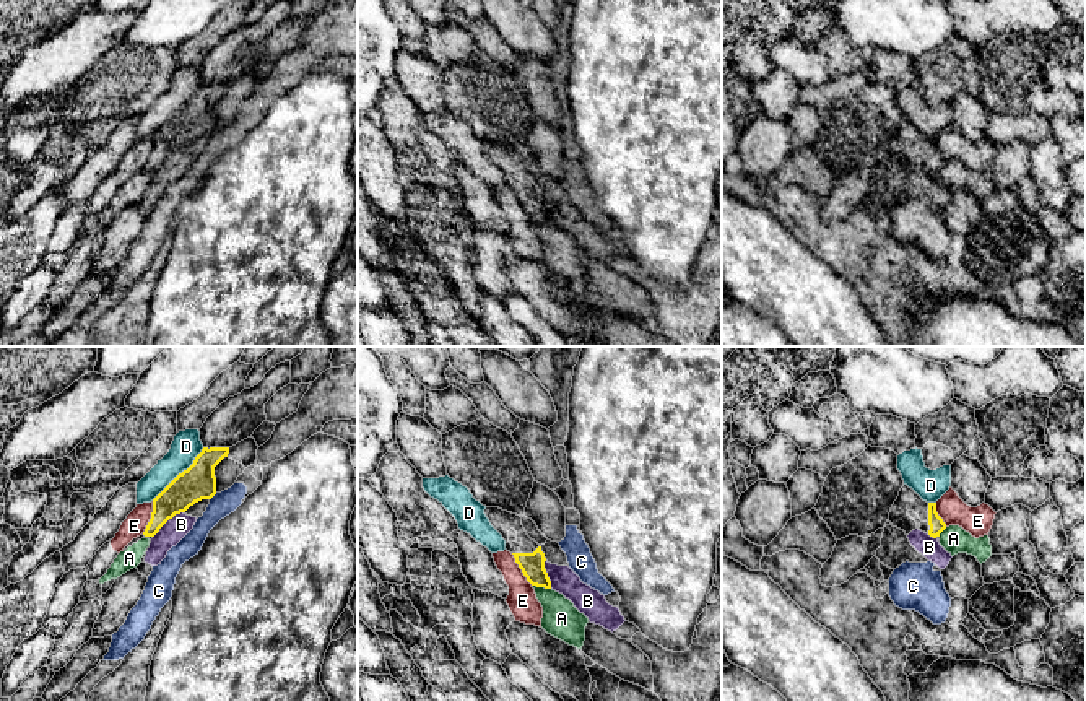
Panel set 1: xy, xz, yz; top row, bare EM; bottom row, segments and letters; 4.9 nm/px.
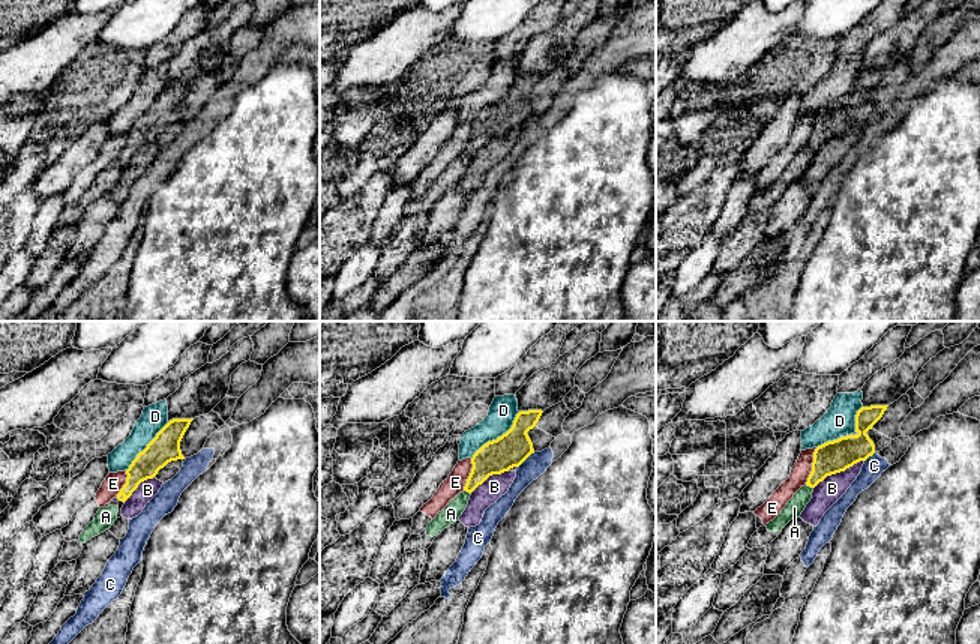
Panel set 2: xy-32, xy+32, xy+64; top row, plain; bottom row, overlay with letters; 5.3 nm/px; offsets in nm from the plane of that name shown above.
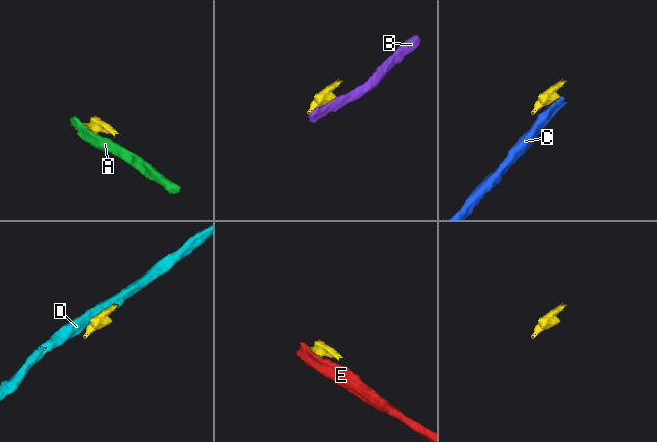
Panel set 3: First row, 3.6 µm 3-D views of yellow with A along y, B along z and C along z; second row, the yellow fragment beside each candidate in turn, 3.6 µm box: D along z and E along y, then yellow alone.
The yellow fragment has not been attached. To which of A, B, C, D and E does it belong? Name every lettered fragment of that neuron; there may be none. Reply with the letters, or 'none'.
none

